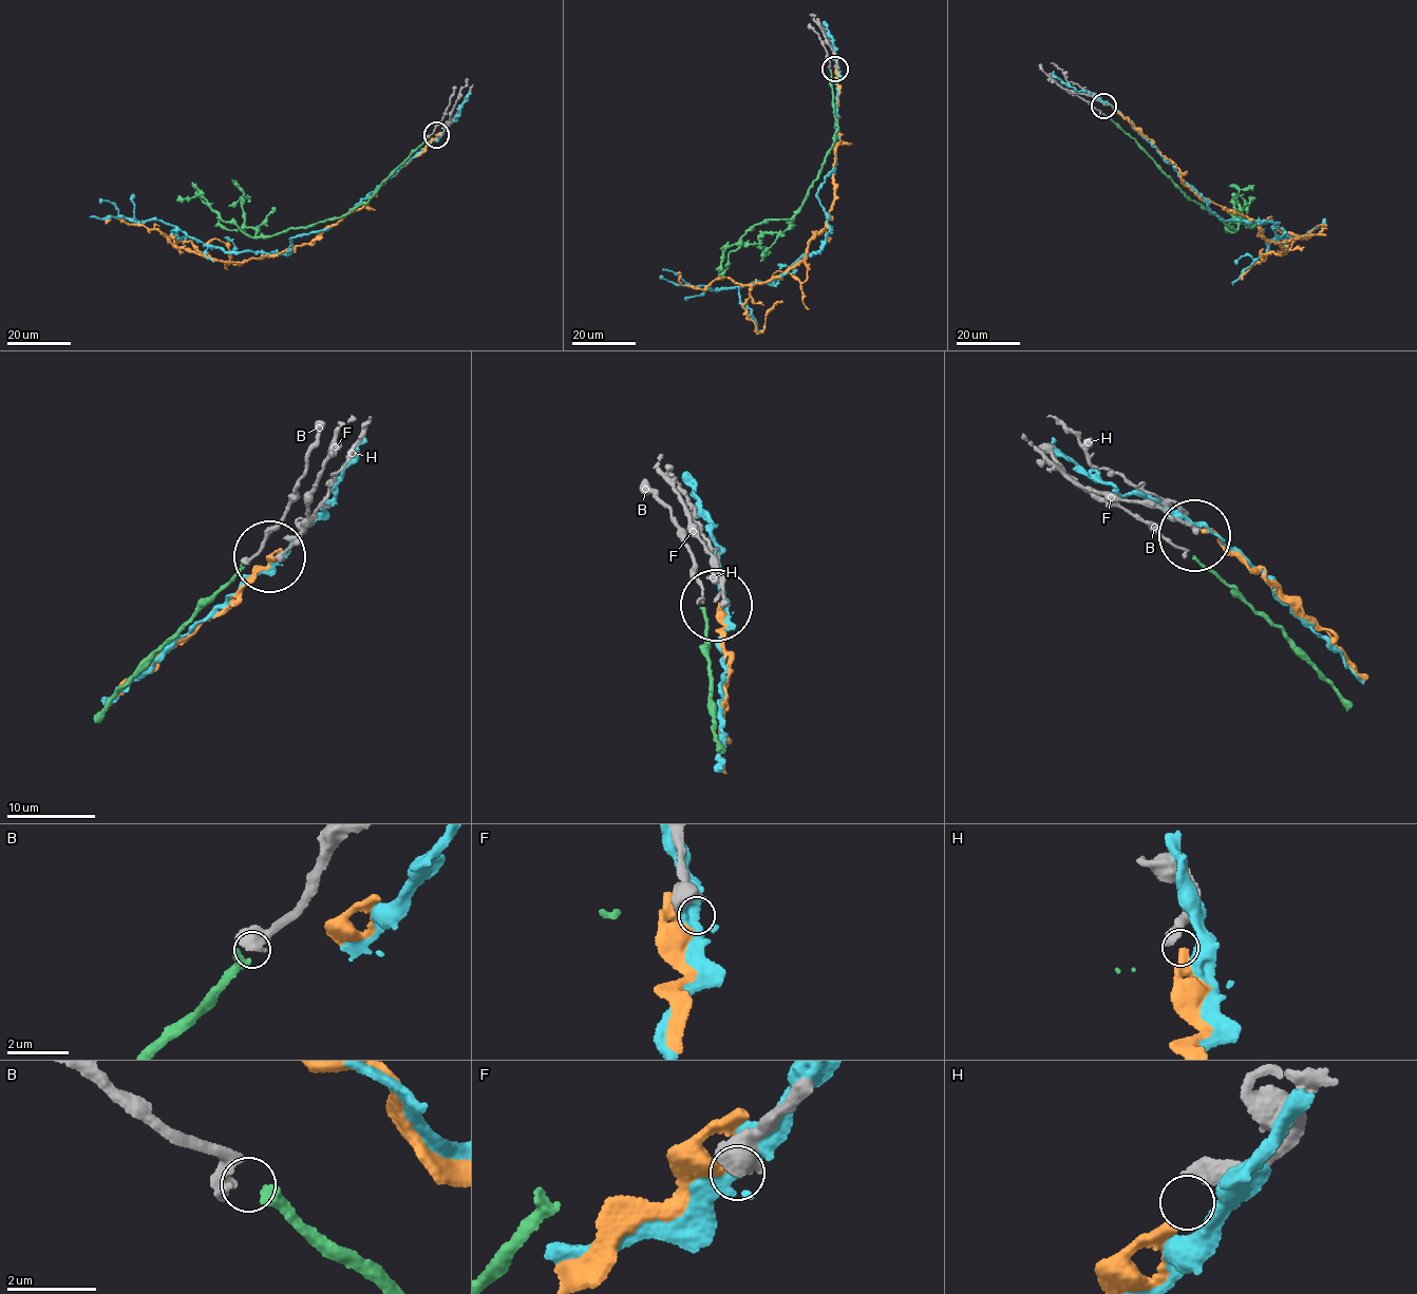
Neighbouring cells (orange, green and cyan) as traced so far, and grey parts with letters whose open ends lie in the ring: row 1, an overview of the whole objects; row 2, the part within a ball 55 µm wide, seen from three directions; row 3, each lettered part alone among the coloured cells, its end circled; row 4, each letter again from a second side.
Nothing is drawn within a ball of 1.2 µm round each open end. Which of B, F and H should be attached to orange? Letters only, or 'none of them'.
H

